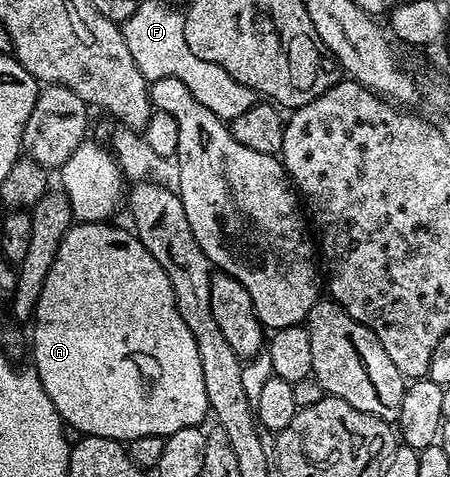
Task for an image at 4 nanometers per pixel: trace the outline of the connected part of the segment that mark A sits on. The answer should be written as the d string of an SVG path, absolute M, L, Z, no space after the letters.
M77 223L62 239L59 255L55 255L55 263L51 263L51 271L47 271L47 279L39 295L37 310L31 318L31 326L33 325L32 368L39 375L39 383L43 383L43 391L47 391L47 399L55 403L55 411L59 411L61 420L70 430L78 429L78 434L86 437L106 437L122 443L134 441L143 435L167 438L175 431L183 431L192 425L200 426L201 420L210 416L203 387L203 363L199 363L199 347L195 347L195 335L187 331L187 323L183 323L183 315L179 315L175 291L171 287L171 279L167 279L167 271L163 271L163 267L155 263L155 255L151 255L151 251L143 247L136 232L128 228L127 230L120 229L119 226L113 224Z

